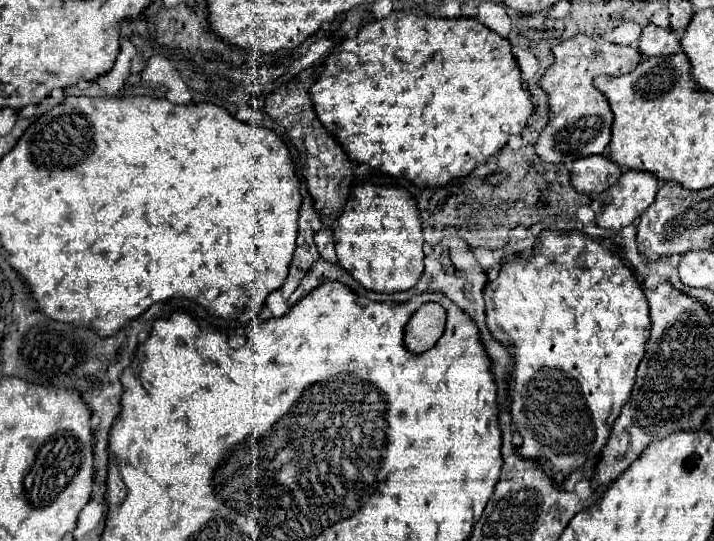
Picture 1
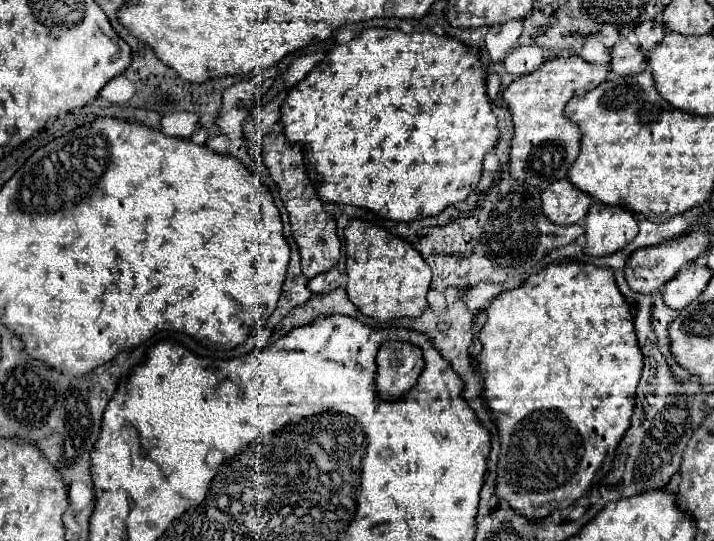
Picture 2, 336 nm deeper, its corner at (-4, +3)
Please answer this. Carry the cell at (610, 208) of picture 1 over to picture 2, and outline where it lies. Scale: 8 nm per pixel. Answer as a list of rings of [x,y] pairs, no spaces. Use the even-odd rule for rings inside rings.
[[[594,201],[586,217],[586,247],[588,255],[608,255],[620,251],[638,235],[638,215],[624,205],[604,205]]]

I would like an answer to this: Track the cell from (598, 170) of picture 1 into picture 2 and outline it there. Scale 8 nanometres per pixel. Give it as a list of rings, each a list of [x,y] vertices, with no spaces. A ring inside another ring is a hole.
[[[560,179],[542,191],[542,209],[550,221],[560,225],[580,223],[588,213],[592,197],[578,191],[568,179]]]

